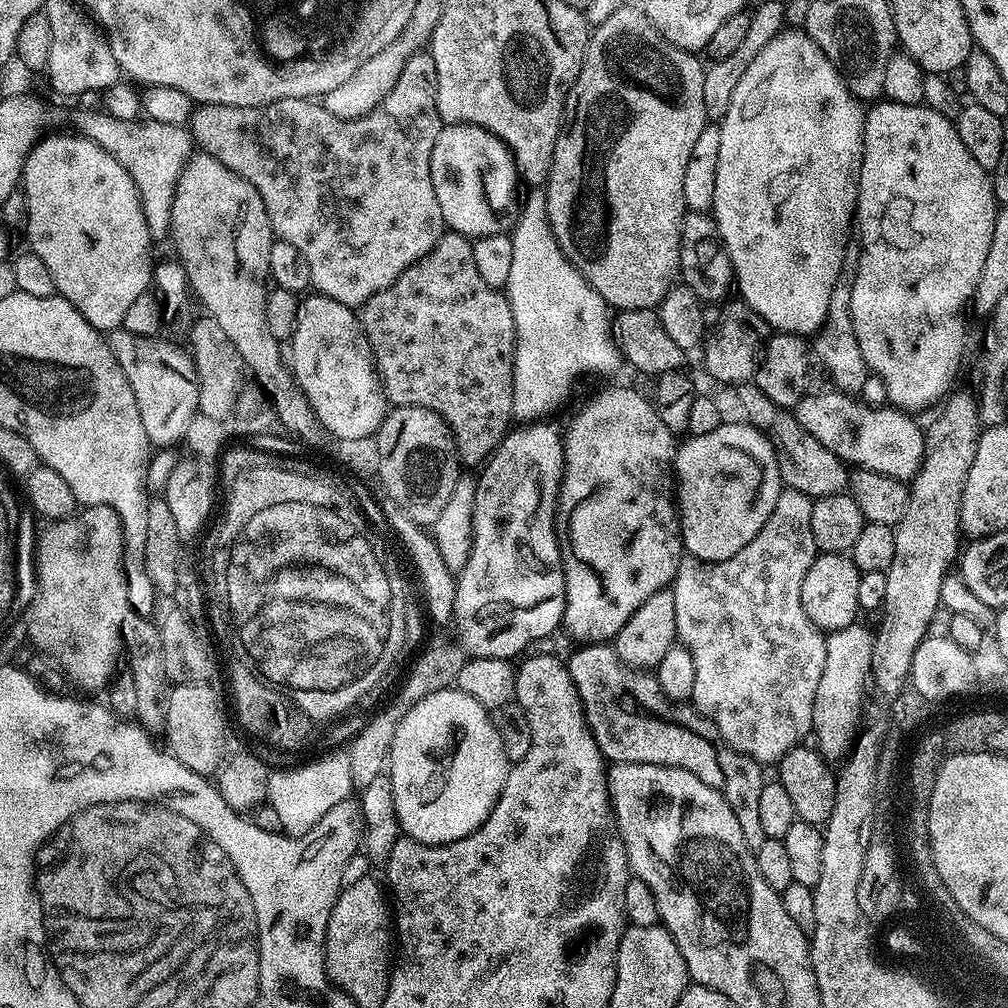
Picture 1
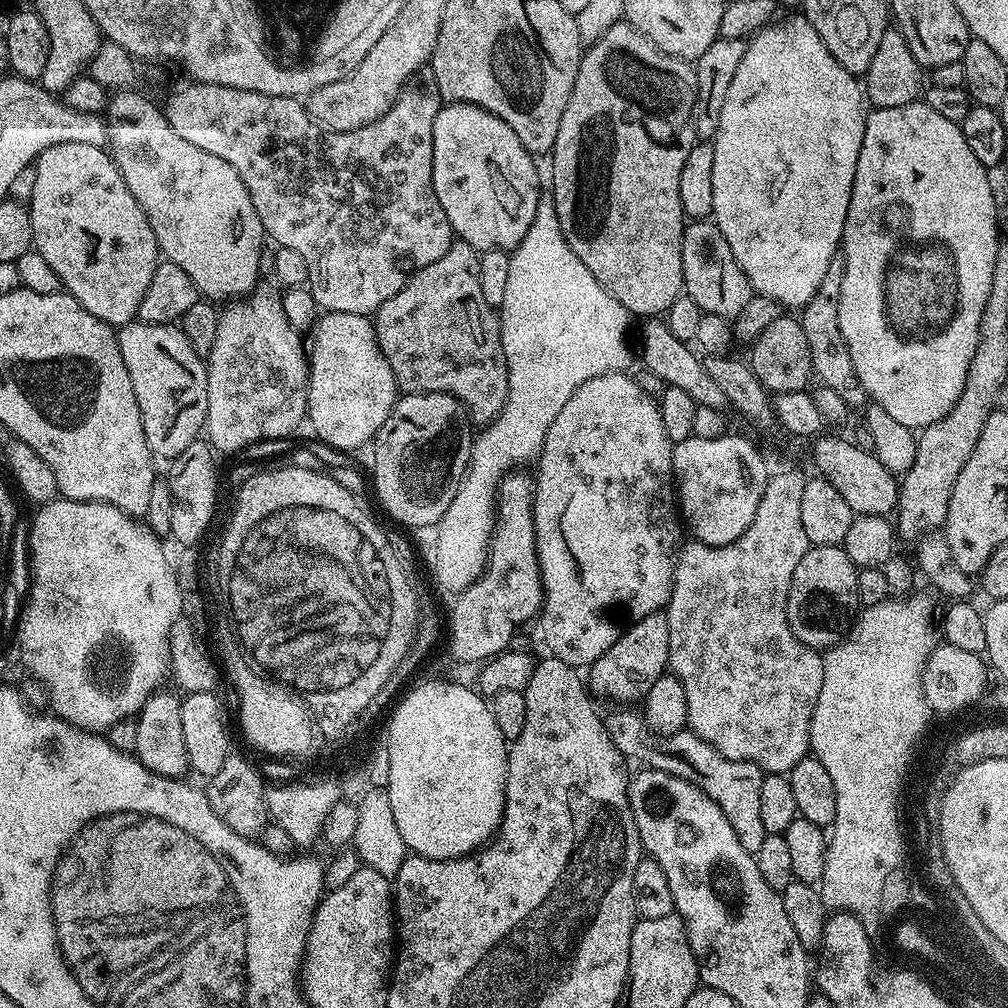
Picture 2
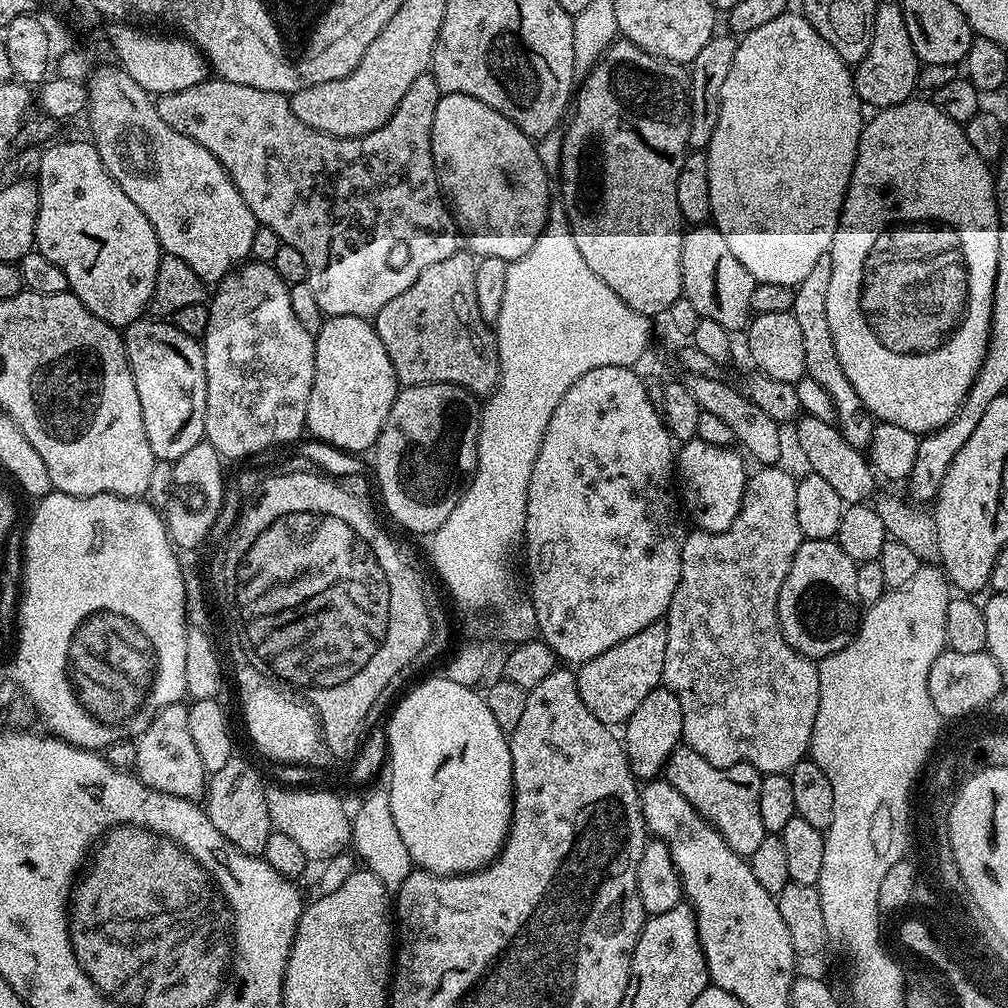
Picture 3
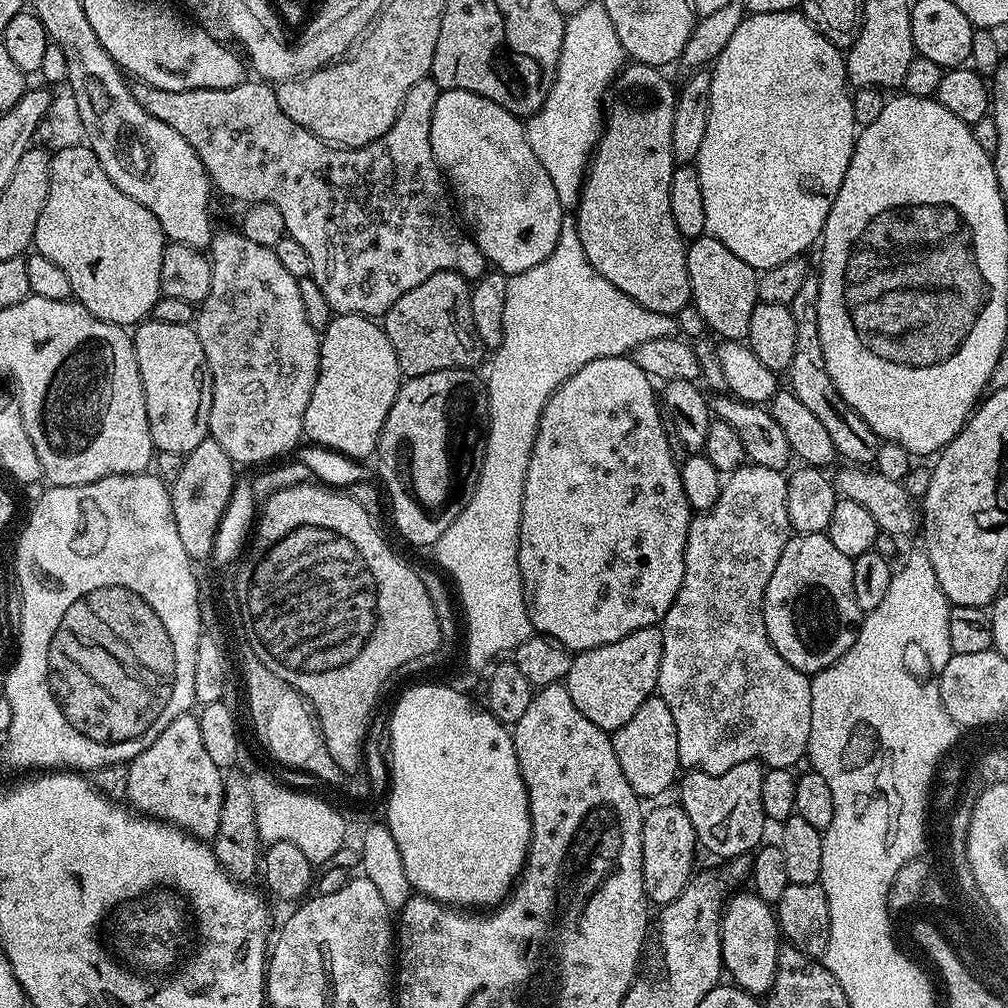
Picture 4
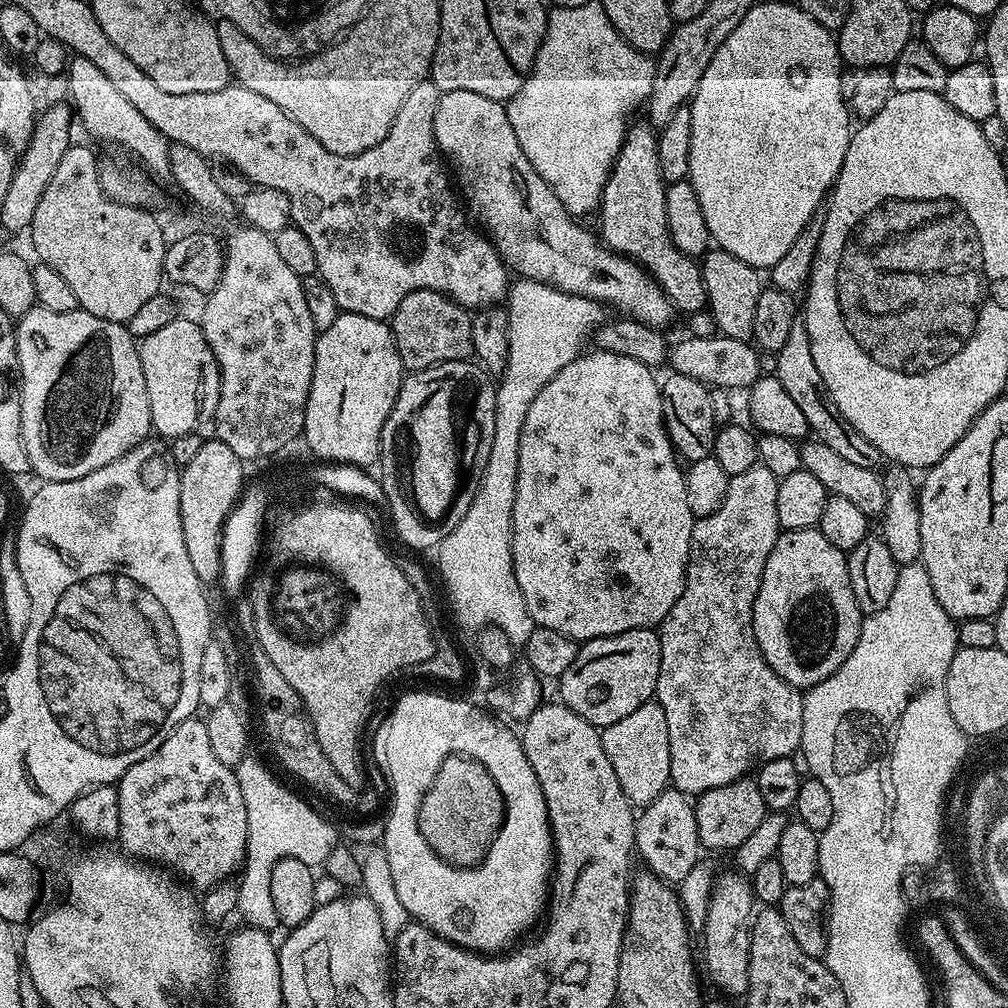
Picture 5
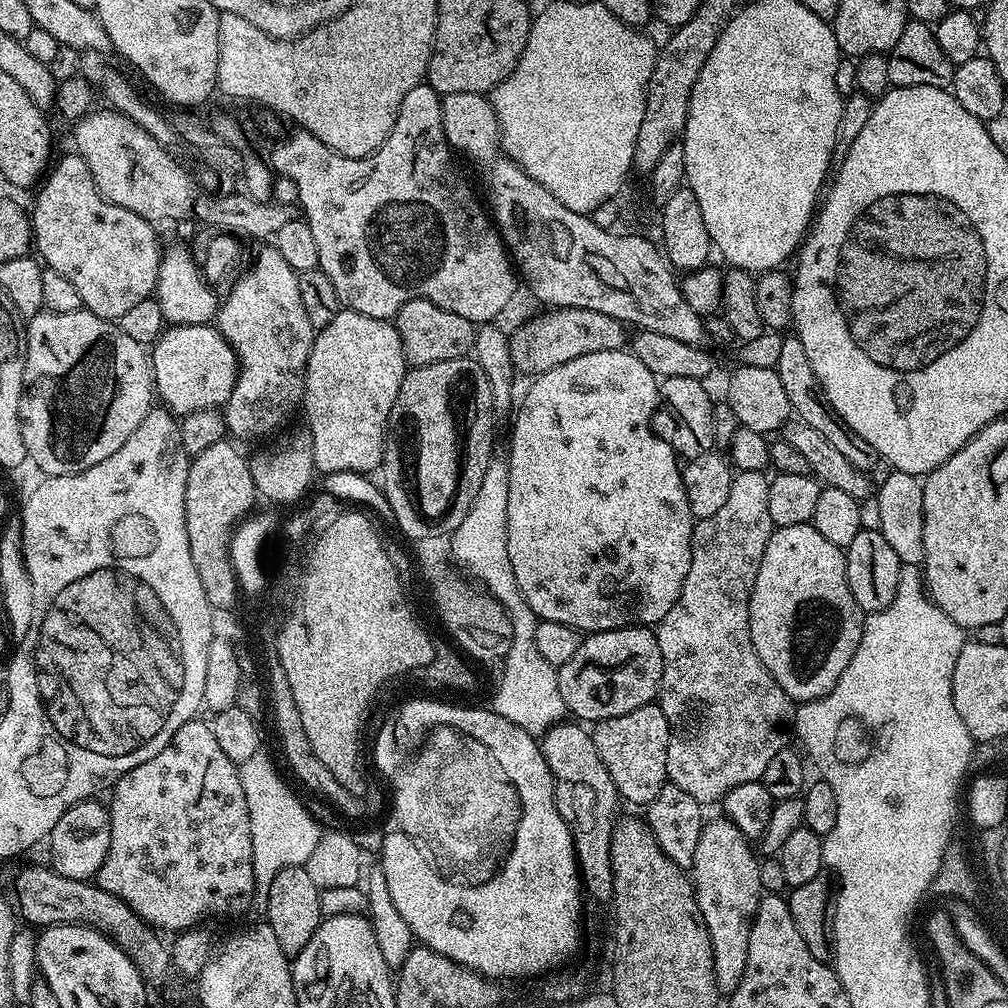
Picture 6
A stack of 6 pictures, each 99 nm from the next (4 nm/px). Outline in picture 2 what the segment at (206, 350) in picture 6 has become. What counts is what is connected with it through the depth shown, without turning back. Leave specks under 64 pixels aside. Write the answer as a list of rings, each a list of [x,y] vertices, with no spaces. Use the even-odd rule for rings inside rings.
[[[171,324],[119,325],[116,333],[126,374],[134,386],[134,398],[142,418],[142,430],[153,457],[179,458],[182,450],[201,435],[205,427],[208,401],[208,369],[202,356],[185,338],[179,327]]]

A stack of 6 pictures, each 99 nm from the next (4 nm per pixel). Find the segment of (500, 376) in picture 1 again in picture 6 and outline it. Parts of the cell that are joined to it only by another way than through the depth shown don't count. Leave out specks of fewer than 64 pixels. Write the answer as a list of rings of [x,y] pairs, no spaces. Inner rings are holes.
[[[408,300],[394,318],[398,338],[402,338],[405,365],[421,368],[434,362],[459,360],[467,357],[476,347],[477,325],[471,324],[462,314],[442,310],[433,300]]]

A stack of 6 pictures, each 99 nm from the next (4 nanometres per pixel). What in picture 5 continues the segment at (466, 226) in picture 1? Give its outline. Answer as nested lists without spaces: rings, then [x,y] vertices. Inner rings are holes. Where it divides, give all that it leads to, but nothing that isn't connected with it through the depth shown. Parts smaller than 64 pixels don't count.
[[[470,90],[443,93],[434,110],[434,138],[436,147],[446,157],[447,163],[456,167],[455,179],[458,184],[460,179],[460,184],[464,187],[463,199],[472,203],[472,208],[480,219],[479,227],[492,241],[506,267],[517,277],[537,280],[552,288],[562,288],[581,296],[590,296],[605,305],[613,304],[620,311],[617,313],[648,328],[664,330],[672,319],[677,319],[676,308],[649,269],[612,251],[595,231],[587,232],[580,225],[583,223],[577,222],[564,209],[552,187],[542,178],[542,174],[538,174],[538,170],[534,170],[530,158],[522,154],[514,126],[510,126],[508,109],[501,101],[482,98],[482,94],[470,94]]]

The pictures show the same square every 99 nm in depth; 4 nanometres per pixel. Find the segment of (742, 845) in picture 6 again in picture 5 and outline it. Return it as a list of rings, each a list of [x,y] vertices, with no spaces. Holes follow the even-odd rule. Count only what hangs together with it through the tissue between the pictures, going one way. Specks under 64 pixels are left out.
[[[735,871],[732,872],[726,873],[721,880],[719,877],[710,889],[712,897],[708,903],[706,922],[702,929],[702,935],[704,935],[704,964],[702,960],[702,968],[703,971],[704,968],[708,971],[713,986],[718,991],[725,992],[725,994],[720,994],[725,997],[743,997],[747,993],[748,979],[750,978],[750,946],[752,945],[752,917],[754,915],[752,904],[754,905],[754,897],[751,883],[743,875],[737,874]]]

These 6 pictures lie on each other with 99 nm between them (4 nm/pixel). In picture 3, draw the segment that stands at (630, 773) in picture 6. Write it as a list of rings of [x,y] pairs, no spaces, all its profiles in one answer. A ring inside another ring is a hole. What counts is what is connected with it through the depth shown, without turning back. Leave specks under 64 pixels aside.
[[[663,686],[650,690],[650,694],[642,698],[638,710],[630,714],[630,718],[622,728],[624,752],[628,755],[628,764],[632,767],[632,775],[637,781],[647,782],[657,779],[665,771],[673,750],[681,747],[683,735],[682,706],[678,698]]]

